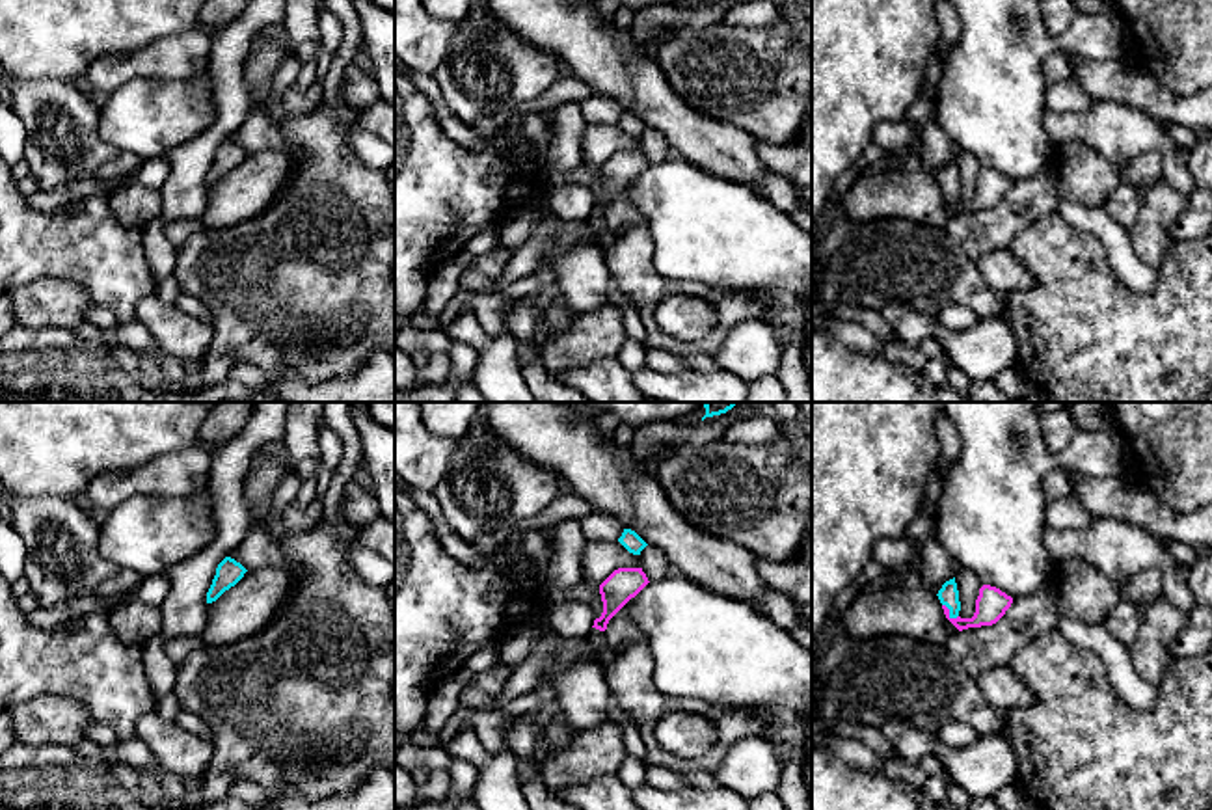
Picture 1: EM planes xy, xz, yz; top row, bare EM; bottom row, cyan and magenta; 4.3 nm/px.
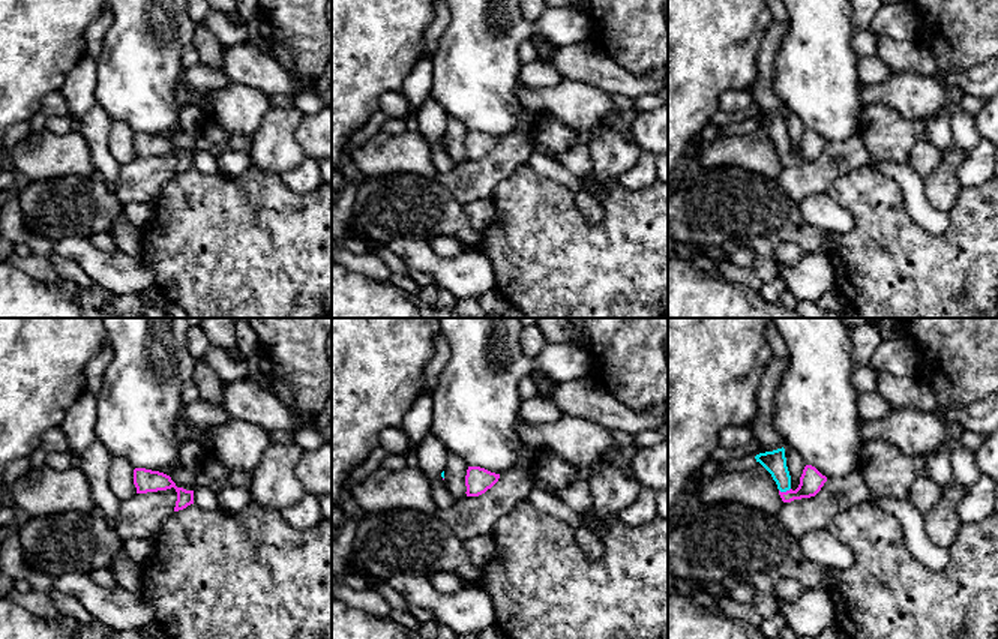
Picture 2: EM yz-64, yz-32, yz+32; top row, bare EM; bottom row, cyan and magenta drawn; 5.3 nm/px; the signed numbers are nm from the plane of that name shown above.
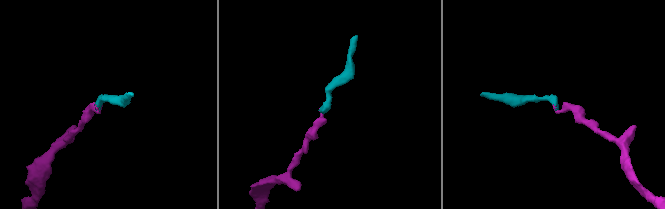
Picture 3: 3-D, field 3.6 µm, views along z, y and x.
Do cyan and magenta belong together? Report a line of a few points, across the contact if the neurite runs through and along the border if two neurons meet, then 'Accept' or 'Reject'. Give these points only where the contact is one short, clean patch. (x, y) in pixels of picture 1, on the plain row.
Line: yz (948, 177), (950, 196), (972, 205), (991, 187). Accept

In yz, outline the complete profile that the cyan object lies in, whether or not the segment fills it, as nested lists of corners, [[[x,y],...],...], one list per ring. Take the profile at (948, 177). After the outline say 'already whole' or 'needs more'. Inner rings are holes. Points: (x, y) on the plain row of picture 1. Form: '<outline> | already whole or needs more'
[[[955,160],[946,164],[942,171],[938,173],[938,182],[942,186],[946,201],[959,212],[968,210],[981,210],[981,209],[992,209],[996,207],[1005,194],[1011,190],[1013,181],[1002,175],[996,169],[983,168],[979,171],[979,179],[976,182],[976,196],[972,201],[961,201],[961,184],[959,184],[959,173]]] | needs more

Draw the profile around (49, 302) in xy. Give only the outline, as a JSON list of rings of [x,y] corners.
[[[41,279],[7,292],[15,322],[32,330],[67,328],[86,322],[89,292],[69,279]]]

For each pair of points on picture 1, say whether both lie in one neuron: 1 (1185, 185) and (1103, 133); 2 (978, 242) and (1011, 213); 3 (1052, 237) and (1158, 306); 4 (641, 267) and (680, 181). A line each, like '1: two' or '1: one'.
1: one
2: one
3: one
4: two

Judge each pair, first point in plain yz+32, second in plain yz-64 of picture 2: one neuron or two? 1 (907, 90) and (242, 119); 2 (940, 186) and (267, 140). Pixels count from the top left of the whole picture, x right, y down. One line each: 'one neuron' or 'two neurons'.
1: one neuron
2: one neuron

